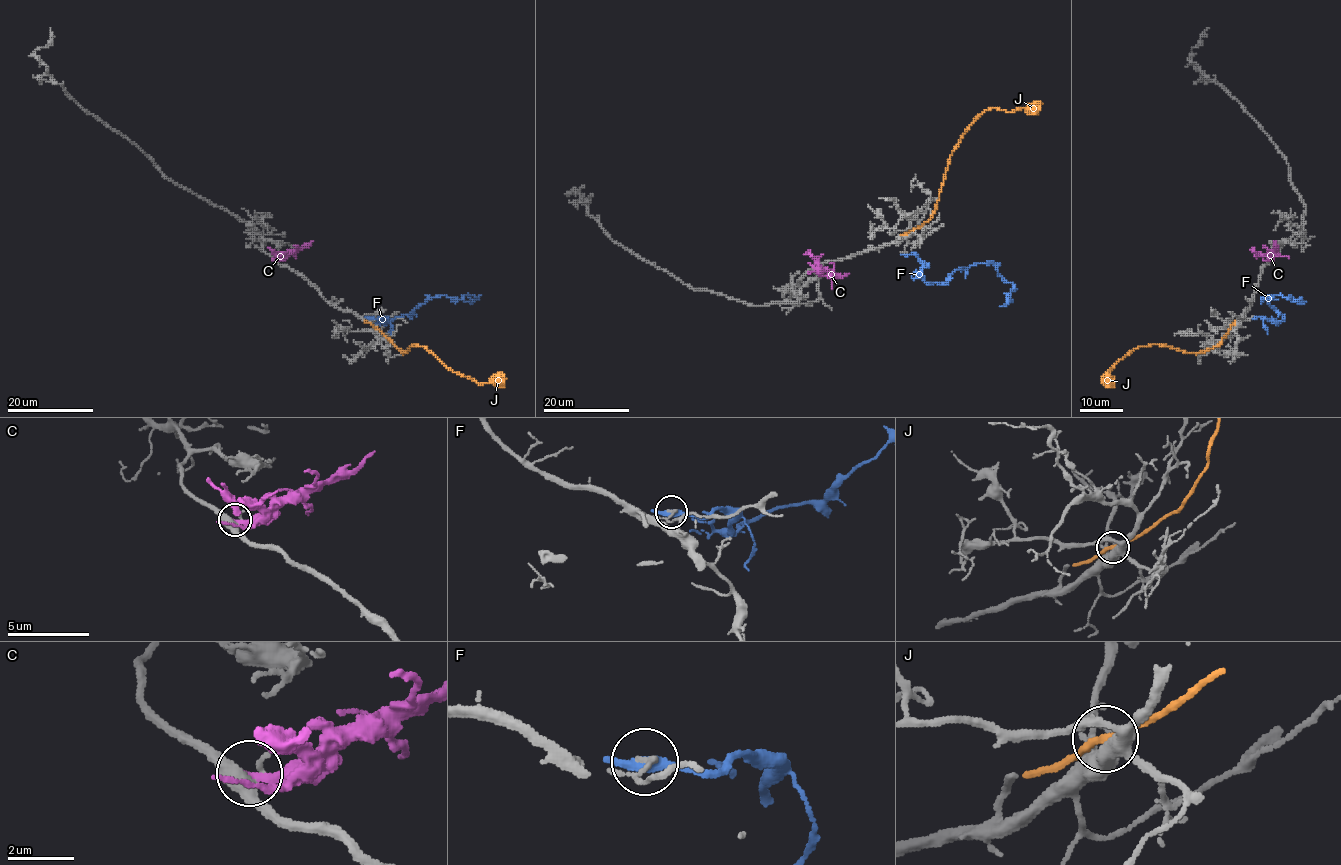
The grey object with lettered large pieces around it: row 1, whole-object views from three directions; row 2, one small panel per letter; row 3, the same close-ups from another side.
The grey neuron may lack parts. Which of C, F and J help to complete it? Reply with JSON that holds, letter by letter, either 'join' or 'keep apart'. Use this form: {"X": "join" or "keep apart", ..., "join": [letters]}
{"C": "keep apart", "F": "keep apart", "J": "join", "join": ["J"]}

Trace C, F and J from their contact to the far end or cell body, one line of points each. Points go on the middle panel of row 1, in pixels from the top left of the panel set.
C: (812, 272), (849, 274)
F: (905, 255), (918, 258), (930, 284), (943, 283), (957, 269), (991, 262), (1014, 286), (1000, 306)
J: (911, 231), (922, 226), (934, 212), (951, 151), (983, 113), (990, 108), (1007, 111), (1042, 104)

